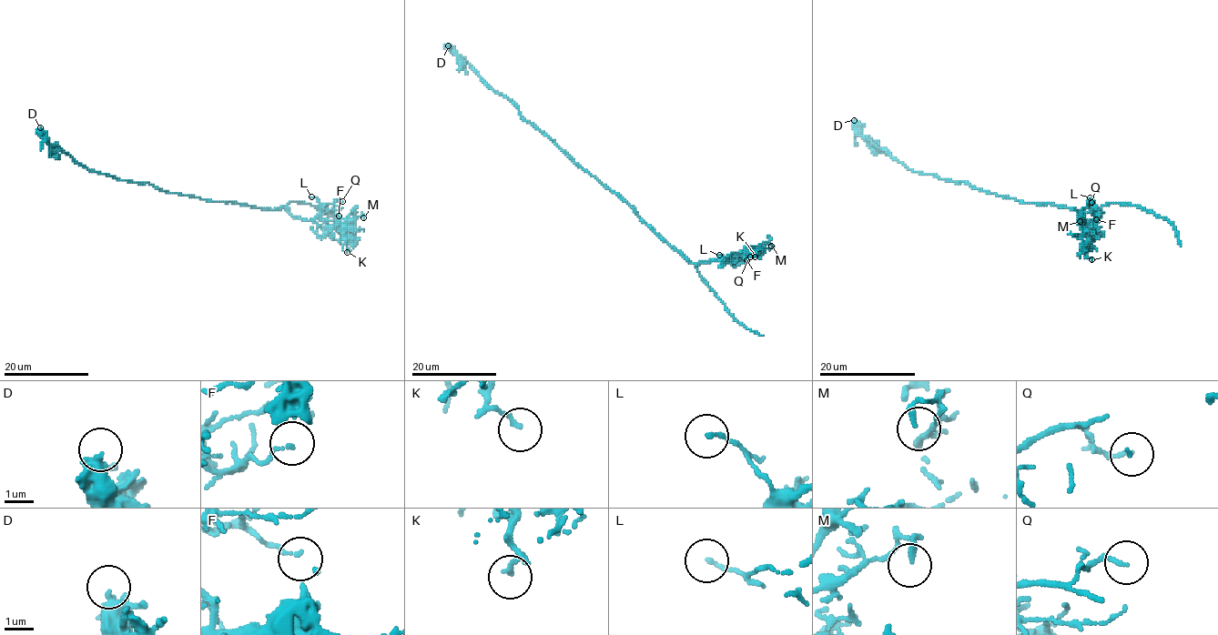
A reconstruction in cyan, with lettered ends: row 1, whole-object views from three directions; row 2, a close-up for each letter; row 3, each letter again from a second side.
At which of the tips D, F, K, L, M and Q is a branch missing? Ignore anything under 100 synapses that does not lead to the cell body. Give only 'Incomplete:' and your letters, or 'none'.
Incomplete: none

